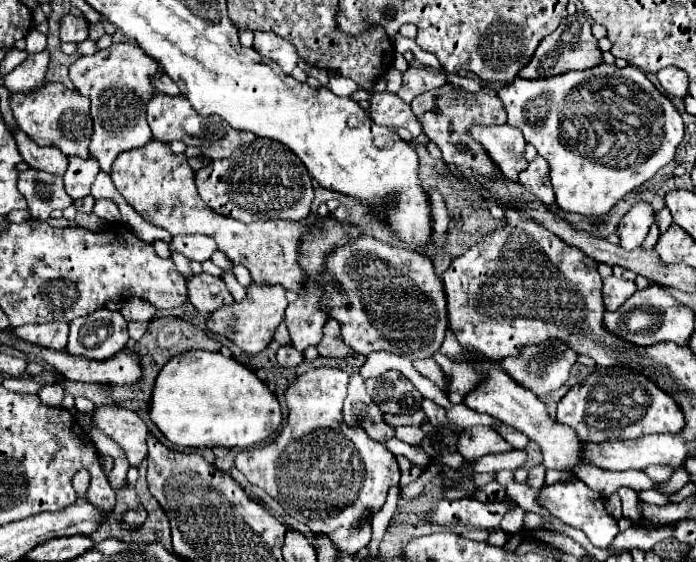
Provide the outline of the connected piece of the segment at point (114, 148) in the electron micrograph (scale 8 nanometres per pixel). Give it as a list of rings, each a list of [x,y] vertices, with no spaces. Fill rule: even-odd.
[[[112,43],[108,49],[80,57],[72,63],[70,81],[92,105],[94,135],[90,141],[90,155],[98,161],[100,171],[110,173],[118,153],[142,147],[152,139],[146,125],[146,103],[152,95],[150,75],[154,75],[158,67],[160,65],[152,57],[146,57],[136,43]]]

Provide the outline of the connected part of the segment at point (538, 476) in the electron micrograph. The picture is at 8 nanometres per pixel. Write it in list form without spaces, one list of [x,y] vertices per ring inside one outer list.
[[[542,465],[530,469],[528,473],[528,479],[526,479],[526,485],[528,487],[534,487],[534,489],[540,489],[544,485],[544,475],[546,475],[546,469]]]

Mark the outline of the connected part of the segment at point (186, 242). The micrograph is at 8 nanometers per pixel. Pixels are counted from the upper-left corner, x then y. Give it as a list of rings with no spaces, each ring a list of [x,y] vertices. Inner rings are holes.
[[[178,235],[172,241],[174,251],[182,251],[192,261],[206,261],[216,251],[216,243],[210,237],[202,235]]]

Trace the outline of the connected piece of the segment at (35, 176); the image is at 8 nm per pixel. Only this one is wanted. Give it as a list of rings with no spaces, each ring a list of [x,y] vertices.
[[[22,171],[18,177],[18,191],[26,197],[30,215],[40,221],[46,221],[52,211],[72,205],[72,199],[64,191],[62,177],[52,173],[46,175],[46,171]]]

